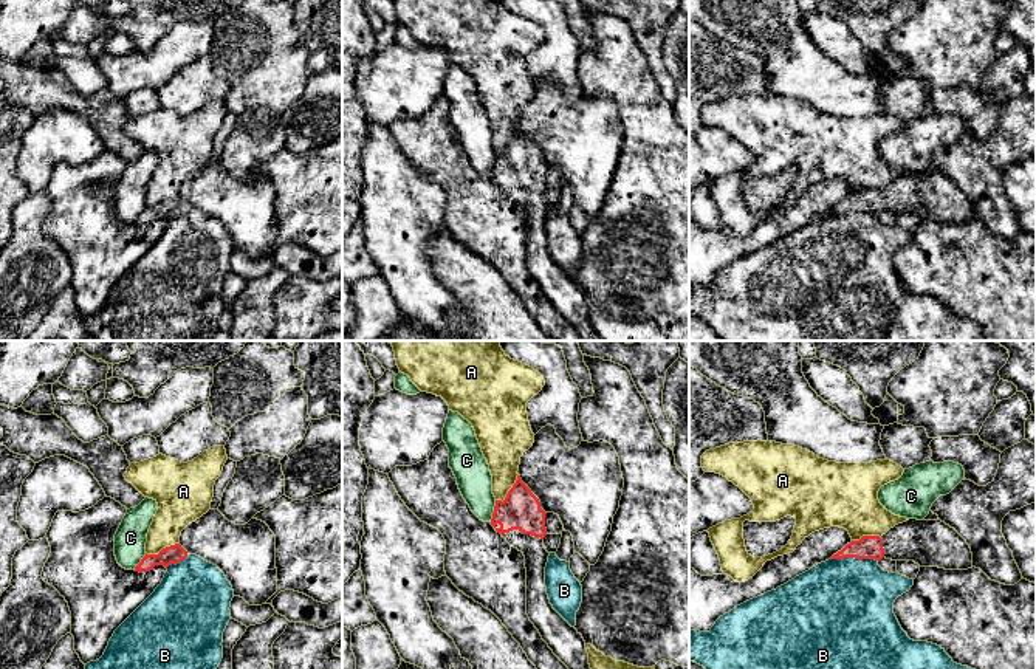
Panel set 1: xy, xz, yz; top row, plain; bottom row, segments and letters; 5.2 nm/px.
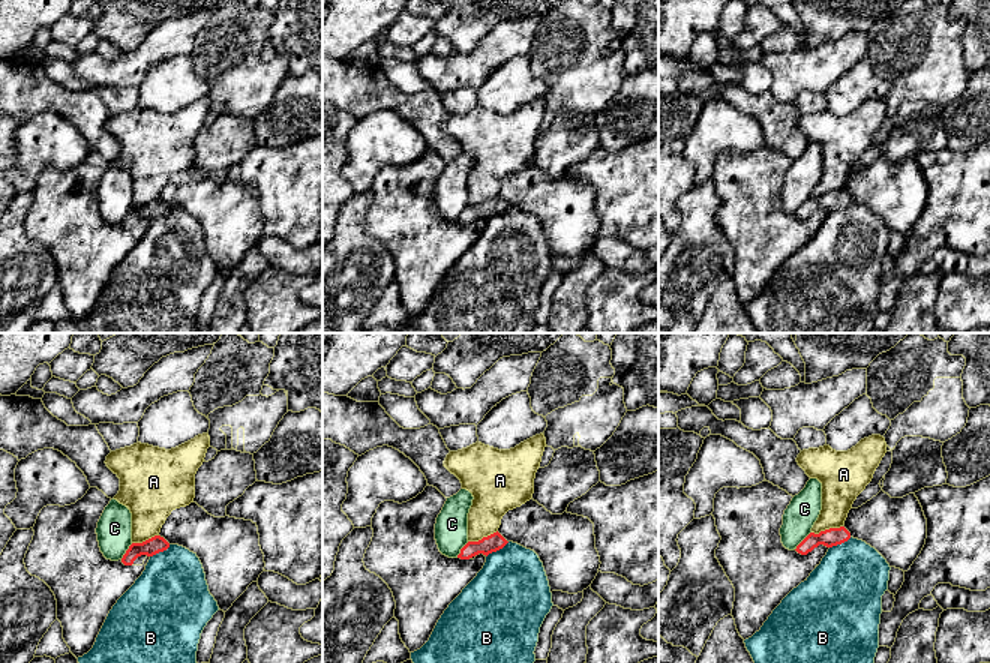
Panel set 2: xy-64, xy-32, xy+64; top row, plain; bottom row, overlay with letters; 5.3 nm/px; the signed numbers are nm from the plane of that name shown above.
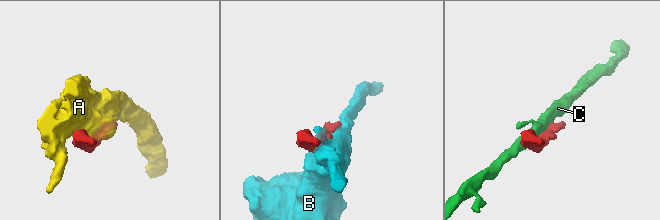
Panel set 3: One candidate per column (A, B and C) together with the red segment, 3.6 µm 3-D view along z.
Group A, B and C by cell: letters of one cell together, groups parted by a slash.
A / B / C

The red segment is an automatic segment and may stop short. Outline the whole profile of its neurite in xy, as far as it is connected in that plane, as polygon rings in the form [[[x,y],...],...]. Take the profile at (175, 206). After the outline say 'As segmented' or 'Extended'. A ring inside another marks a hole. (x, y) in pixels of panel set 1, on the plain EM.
[[[170,198],[163,201],[158,208],[147,208],[135,220],[135,225],[150,225],[155,218],[164,218],[166,221],[172,217],[181,215],[187,211],[187,204],[180,198]]]. As segmented

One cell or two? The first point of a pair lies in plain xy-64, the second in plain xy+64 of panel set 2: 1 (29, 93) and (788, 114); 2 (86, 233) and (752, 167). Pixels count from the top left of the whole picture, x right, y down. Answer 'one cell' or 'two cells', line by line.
1: one cell
2: one cell

